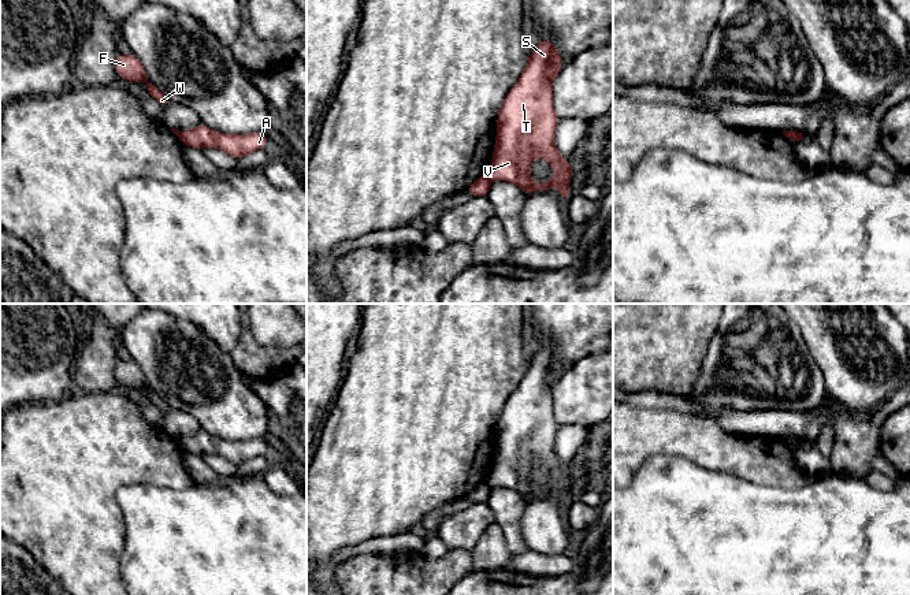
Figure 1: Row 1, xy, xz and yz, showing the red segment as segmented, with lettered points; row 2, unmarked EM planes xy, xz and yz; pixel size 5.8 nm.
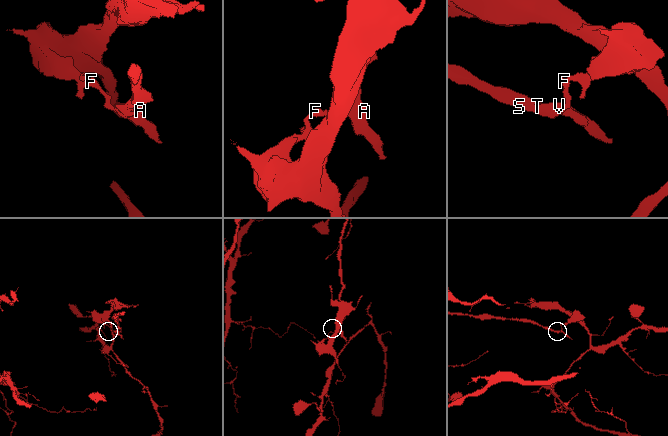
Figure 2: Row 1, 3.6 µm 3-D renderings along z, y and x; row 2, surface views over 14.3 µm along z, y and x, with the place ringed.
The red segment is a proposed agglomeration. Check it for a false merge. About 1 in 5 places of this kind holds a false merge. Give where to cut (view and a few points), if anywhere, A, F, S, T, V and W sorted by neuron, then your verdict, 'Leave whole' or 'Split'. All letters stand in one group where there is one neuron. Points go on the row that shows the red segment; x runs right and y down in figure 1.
Split along xz (486, 175), (490, 181). Groups: A S T V / F W. Split

